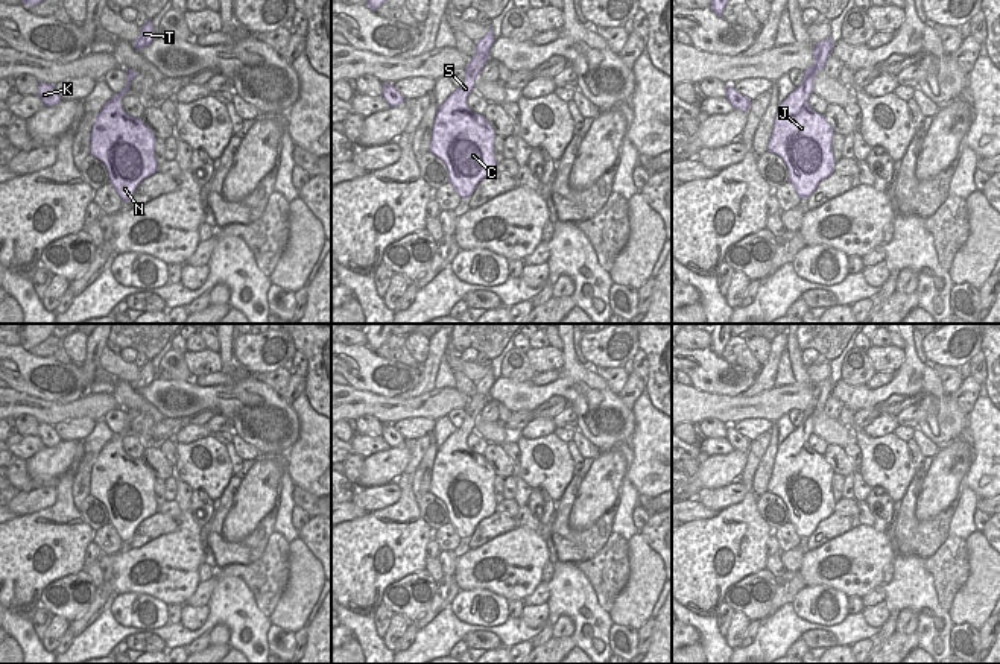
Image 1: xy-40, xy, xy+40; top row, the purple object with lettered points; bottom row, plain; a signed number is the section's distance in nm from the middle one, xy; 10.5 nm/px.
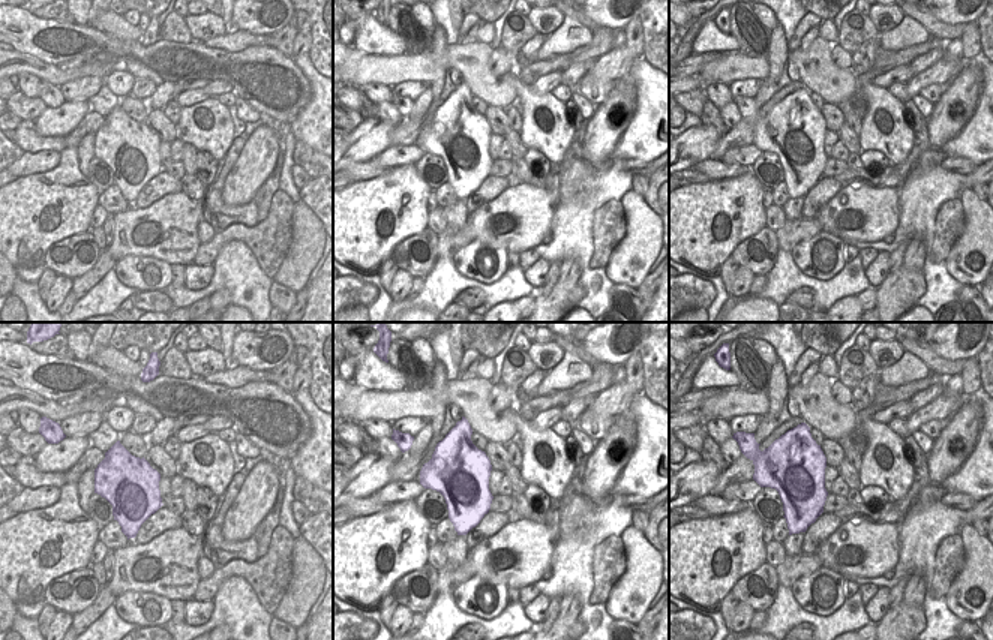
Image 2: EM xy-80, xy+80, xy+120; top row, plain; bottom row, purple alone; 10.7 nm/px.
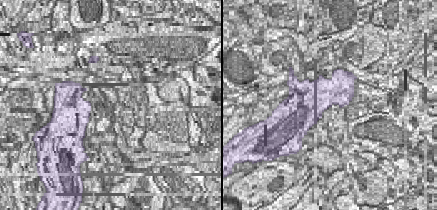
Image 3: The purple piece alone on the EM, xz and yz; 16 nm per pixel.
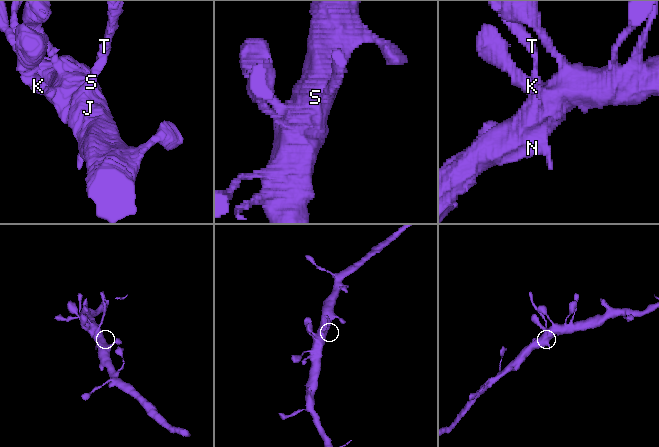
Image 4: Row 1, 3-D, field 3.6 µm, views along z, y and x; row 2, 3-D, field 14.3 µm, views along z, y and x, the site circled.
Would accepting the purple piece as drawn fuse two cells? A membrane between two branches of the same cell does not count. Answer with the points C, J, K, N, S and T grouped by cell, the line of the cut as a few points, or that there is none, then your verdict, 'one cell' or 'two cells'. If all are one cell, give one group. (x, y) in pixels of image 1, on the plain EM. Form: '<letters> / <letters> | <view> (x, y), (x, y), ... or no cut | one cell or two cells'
C J K N S / T | xy+40 (806, 411), (815, 417) | two cells

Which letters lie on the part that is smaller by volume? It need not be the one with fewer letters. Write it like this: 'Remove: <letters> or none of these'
Remove: T.

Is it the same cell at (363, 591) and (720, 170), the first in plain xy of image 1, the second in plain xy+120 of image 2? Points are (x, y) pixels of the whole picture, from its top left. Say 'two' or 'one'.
two

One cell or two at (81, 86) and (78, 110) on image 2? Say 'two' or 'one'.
two

